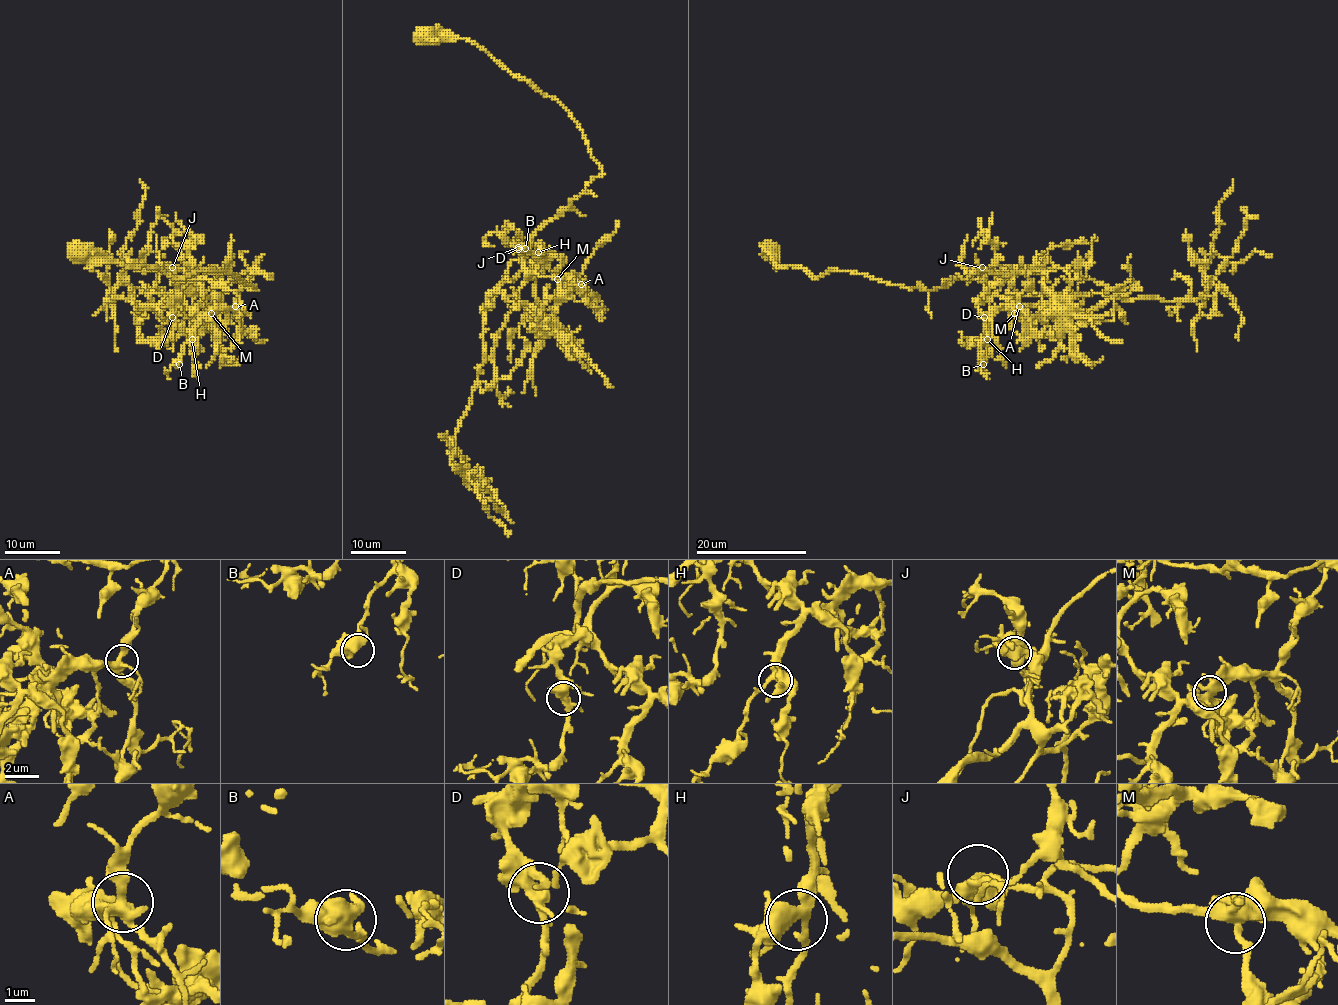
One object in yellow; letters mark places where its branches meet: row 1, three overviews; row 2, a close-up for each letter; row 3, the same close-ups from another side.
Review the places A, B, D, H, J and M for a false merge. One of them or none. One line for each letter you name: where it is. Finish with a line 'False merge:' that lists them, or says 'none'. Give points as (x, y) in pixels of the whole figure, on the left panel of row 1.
M: place (211, 313)
False merge: M

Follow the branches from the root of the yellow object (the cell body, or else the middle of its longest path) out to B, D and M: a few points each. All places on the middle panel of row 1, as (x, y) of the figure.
B: (426, 32), (481, 46), (554, 97), (601, 169), (535, 233), (524, 255), (532, 272), (546, 256), (525, 248)
D: (426, 32), (481, 46), (554, 97), (601, 169), (535, 233), (524, 259), (518, 249)
M: (426, 32), (481, 46), (554, 97), (582, 132), (603, 173), (535, 233), (524, 255), (529, 272), (557, 278)

